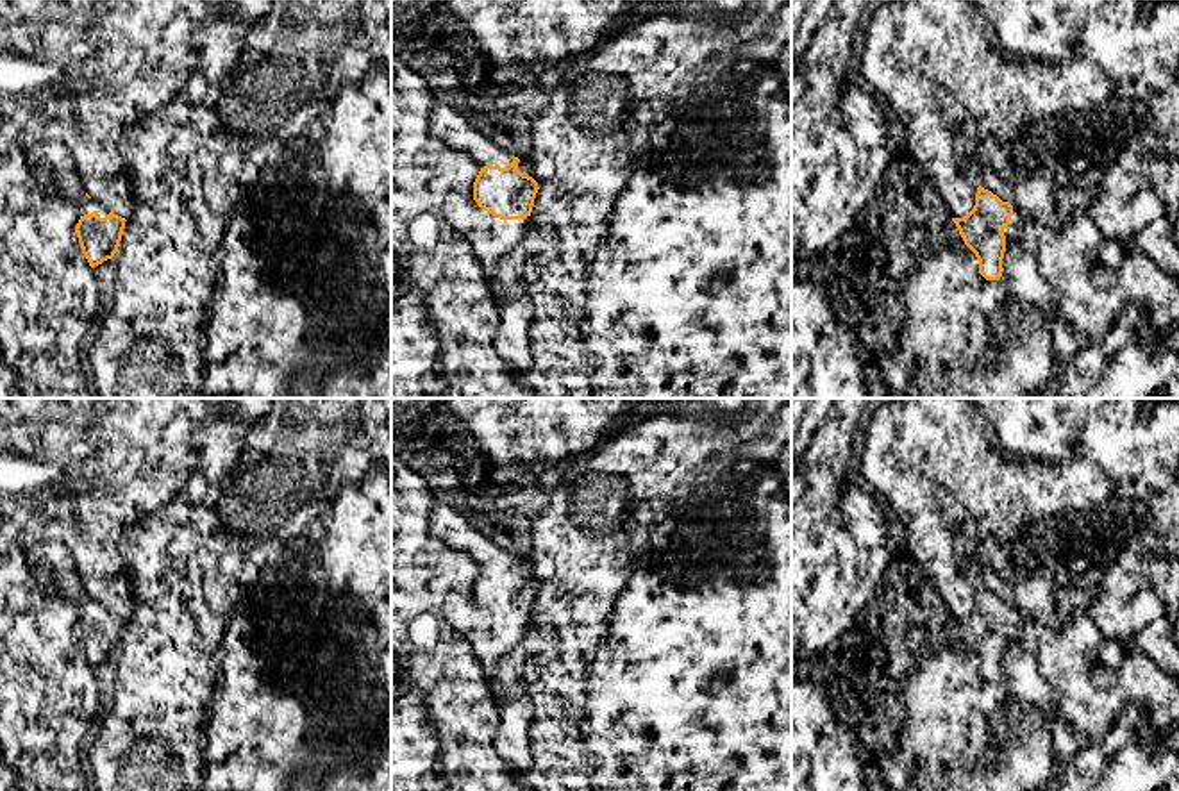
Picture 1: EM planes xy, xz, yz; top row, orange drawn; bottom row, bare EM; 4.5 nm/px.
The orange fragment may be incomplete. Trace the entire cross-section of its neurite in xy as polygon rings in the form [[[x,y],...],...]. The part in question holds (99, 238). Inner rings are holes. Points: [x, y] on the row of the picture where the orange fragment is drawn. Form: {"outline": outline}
{"outline": [[[57,141],[41,143],[29,150],[29,164],[45,166],[48,170],[43,177],[45,189],[64,196],[79,209],[80,220],[75,234],[89,266],[95,268],[113,259],[127,220],[109,212],[86,193],[80,173],[66,146]]]}

